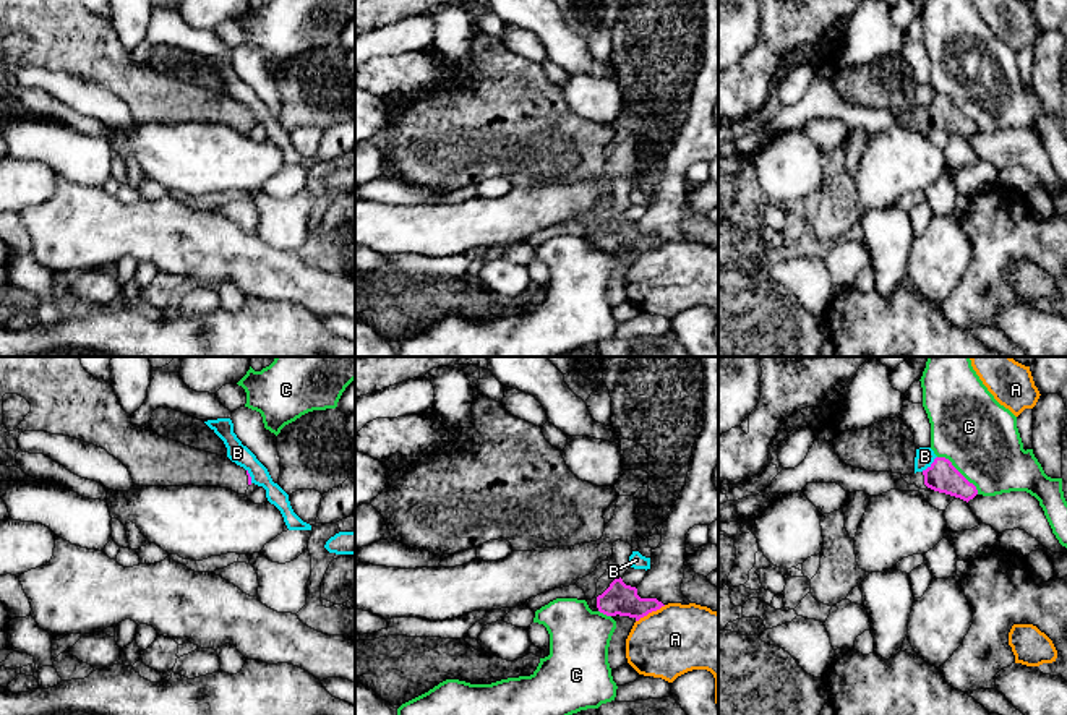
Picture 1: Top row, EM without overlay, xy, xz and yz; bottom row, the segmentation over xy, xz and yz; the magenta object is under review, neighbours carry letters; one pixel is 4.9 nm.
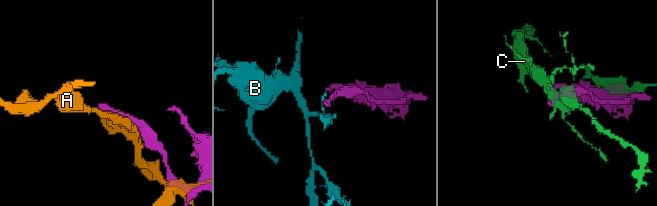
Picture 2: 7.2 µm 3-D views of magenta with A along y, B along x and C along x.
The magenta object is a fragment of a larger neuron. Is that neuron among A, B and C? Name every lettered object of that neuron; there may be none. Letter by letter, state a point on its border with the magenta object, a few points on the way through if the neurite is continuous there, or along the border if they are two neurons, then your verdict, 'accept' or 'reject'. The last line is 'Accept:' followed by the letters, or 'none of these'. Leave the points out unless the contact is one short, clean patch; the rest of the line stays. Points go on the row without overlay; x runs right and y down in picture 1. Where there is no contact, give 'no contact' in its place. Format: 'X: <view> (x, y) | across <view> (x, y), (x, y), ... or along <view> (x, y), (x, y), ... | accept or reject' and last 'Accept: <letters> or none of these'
A: xz (651, 248) | reject
B: yz (931, 101) | along yz (936, 93), (921, 107) | reject
C: yz (959, 109) | reject
Accept: none of these

